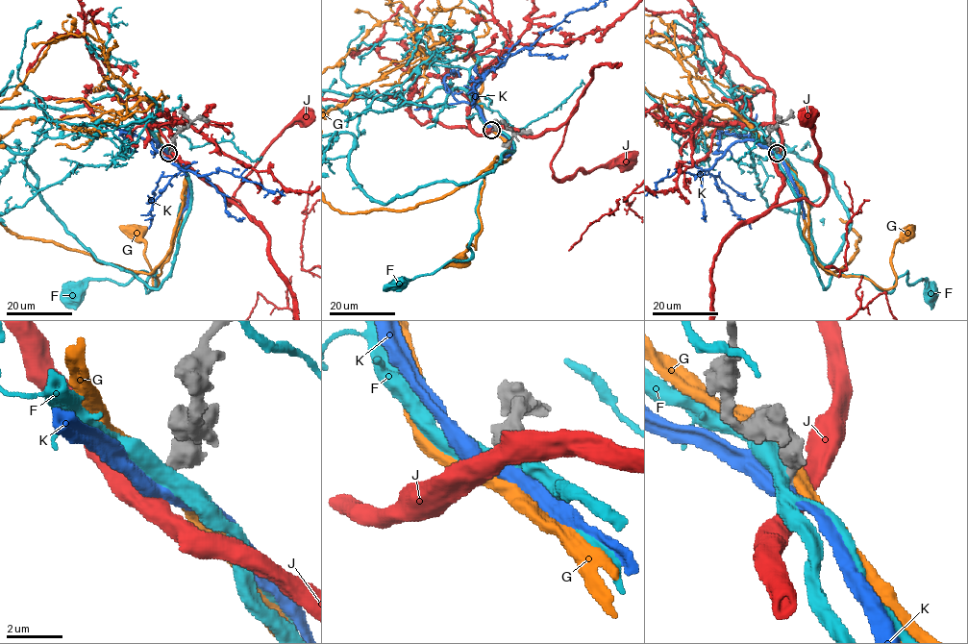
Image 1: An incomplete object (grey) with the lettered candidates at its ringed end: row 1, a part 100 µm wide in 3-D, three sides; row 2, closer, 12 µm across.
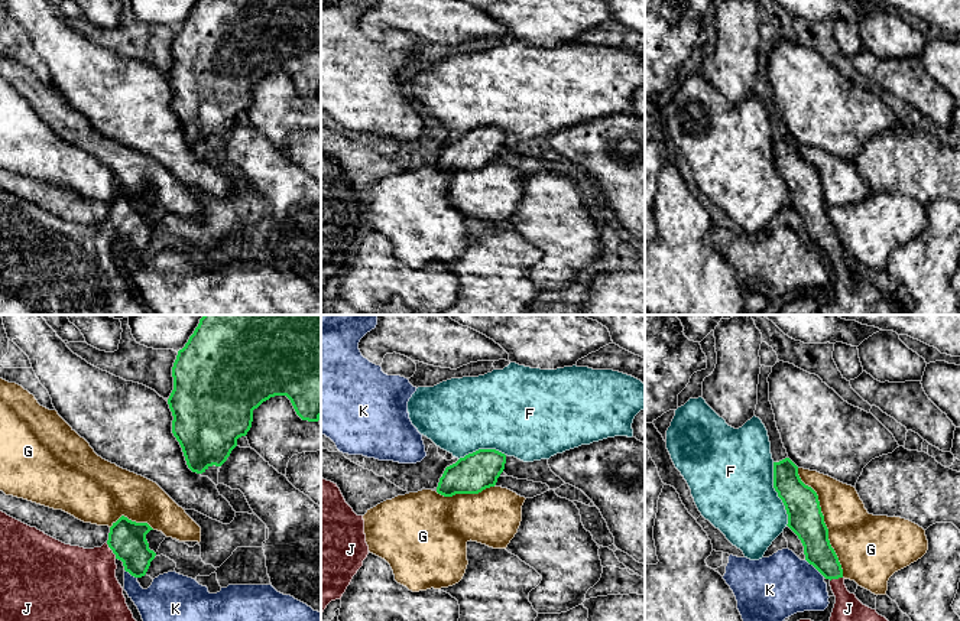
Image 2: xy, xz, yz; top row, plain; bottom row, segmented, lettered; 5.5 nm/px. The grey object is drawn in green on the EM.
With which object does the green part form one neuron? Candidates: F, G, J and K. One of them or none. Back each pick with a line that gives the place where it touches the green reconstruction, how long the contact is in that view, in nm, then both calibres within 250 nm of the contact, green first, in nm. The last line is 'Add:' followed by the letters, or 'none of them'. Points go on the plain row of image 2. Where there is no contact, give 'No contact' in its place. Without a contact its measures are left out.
J: Touches green at xy (112, 226). Shared border 110 nm. Thickness 200 nm (green) against 380 nm
Add: J

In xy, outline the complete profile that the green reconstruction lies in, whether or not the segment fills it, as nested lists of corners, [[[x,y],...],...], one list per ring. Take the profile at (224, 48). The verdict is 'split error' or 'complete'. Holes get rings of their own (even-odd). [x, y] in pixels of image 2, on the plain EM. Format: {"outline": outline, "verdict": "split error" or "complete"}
{"outline": [[[198,0],[194,10],[182,26],[178,27],[172,43],[173,66],[168,75],[172,88],[172,110],[179,118],[187,142],[192,149],[202,150],[210,143],[221,143],[231,127],[237,123],[237,116],[246,113],[252,104],[253,87],[263,78],[275,72],[286,72],[296,91],[302,97],[318,98],[321,94],[321,0]]], "verdict": "complete"}

